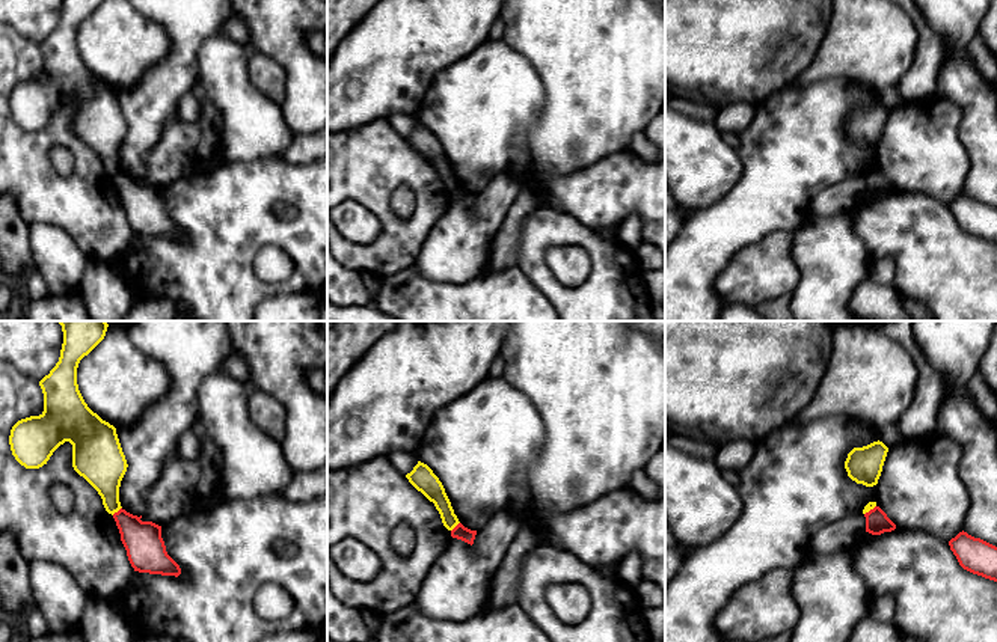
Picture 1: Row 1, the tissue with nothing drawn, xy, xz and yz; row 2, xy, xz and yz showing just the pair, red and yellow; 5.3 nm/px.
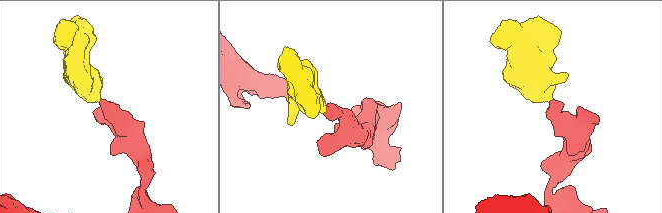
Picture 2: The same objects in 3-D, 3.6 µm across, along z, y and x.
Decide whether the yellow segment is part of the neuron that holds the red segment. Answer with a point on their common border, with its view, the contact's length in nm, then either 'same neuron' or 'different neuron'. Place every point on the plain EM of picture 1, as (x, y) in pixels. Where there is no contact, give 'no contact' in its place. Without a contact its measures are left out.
xy (118, 174) | 70 nm | different neuron

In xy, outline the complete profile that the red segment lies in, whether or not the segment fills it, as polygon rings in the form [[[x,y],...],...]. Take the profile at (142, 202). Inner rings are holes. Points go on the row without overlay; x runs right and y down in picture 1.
[[[122,170],[113,181],[134,234],[175,240],[181,237],[179,228],[166,214],[161,188],[142,184],[142,178],[133,178]]]

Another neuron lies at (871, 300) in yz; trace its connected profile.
[[[867,276],[852,292],[851,313],[855,321],[914,321],[891,285]]]

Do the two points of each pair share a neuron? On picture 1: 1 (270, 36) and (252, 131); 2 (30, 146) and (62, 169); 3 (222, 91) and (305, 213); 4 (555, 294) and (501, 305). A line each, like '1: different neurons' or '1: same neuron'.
1: different neurons
2: different neurons
3: different neurons
4: different neurons

